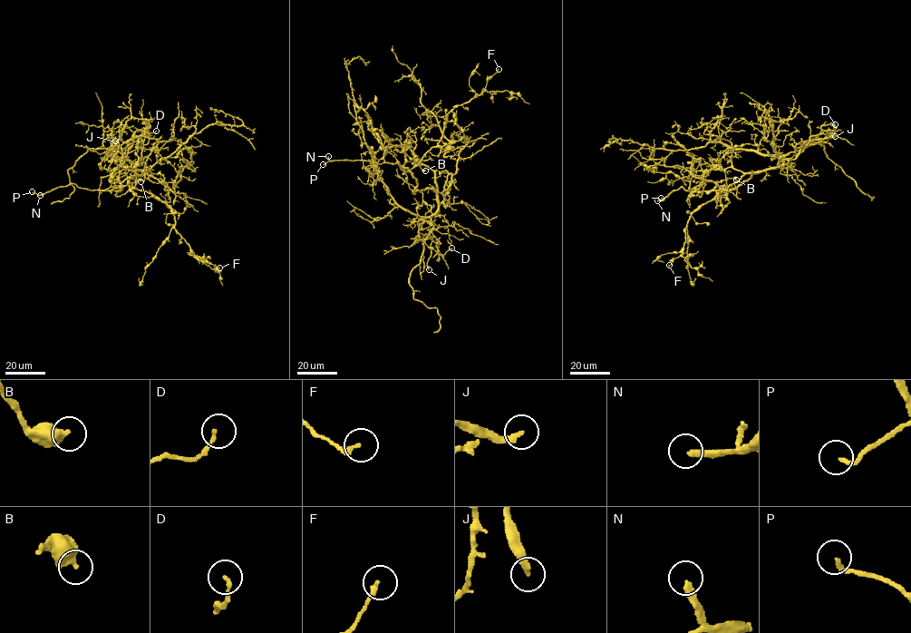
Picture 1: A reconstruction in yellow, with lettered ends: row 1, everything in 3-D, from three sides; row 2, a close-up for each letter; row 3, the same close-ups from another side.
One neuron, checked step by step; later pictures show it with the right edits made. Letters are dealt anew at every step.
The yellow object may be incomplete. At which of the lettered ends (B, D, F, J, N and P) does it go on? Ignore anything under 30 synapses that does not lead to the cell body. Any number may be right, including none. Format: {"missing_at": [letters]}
{"missing_at": ["J", "N", "P"]}

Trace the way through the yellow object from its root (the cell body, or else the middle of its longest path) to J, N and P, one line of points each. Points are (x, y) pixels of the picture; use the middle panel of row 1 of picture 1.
J: (402, 149), (402, 145), (409, 147), (434, 175), (438, 209), (428, 233), (432, 239), (429, 269)
N: (402, 149), (400, 145), (386, 146), (384, 161), (380, 164), (363, 160), (330, 160), (328, 156)
P: (402, 149), (400, 145), (386, 146), (384, 161), (380, 164), (340, 160), (323, 164)

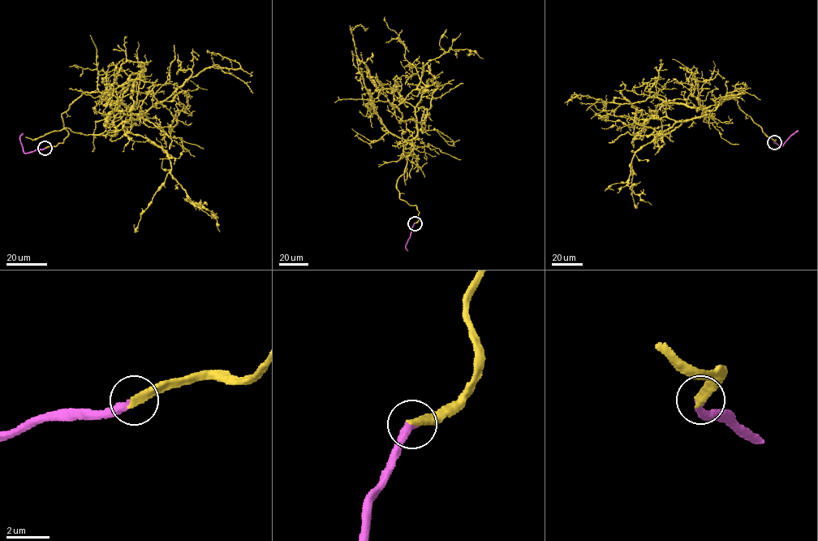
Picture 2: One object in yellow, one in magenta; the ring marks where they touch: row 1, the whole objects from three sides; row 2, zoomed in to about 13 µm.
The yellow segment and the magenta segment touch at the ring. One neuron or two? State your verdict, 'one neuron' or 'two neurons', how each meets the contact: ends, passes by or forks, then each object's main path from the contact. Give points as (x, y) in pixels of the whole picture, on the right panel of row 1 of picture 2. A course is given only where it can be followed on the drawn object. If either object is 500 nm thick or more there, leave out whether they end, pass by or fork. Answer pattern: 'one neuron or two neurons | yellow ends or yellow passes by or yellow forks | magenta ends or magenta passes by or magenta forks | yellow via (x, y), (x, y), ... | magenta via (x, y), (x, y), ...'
one neuron | yellow ends | magenta ends | yellow via (774, 141), (734, 98), (676, 122), (630, 164), (628, 185), (652, 205) | magenta via (774, 141), (782, 145), (798, 130)

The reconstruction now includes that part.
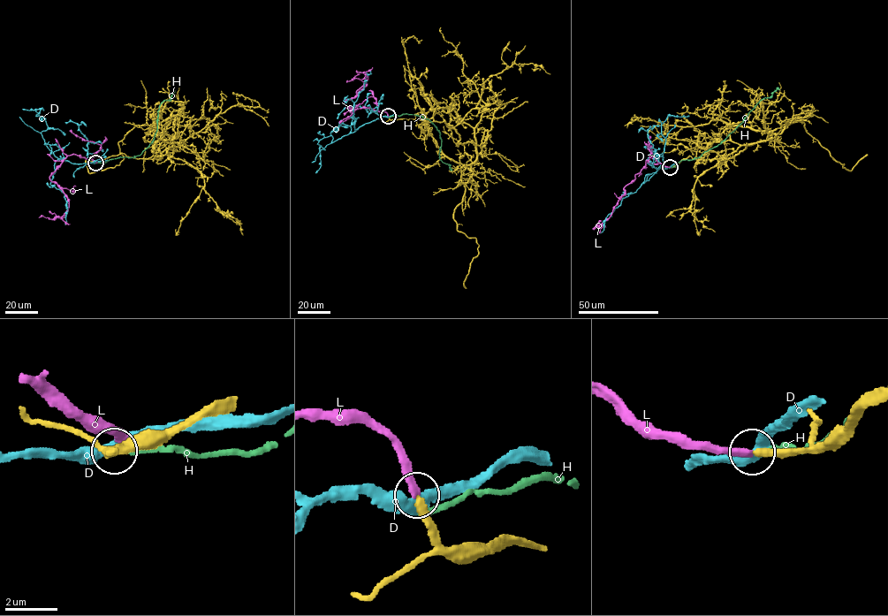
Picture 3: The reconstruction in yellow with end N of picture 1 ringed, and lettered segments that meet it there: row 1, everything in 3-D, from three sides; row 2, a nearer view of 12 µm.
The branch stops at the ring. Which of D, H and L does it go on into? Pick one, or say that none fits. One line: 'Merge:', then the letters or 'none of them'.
Merge: L

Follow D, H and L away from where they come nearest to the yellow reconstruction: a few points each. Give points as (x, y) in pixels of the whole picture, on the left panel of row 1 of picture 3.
D: (95, 163), (77, 163), (59, 159), (56, 162), (50, 185), (64, 193), (67, 211), (65, 224)
H: (95, 163), (134, 157), (142, 153), (148, 147), (157, 129), (159, 107), (164, 100), (170, 100), (174, 92)
L: (95, 163), (75, 155), (64, 159), (49, 178), (67, 199), (68, 208), (62, 217), (39, 217)

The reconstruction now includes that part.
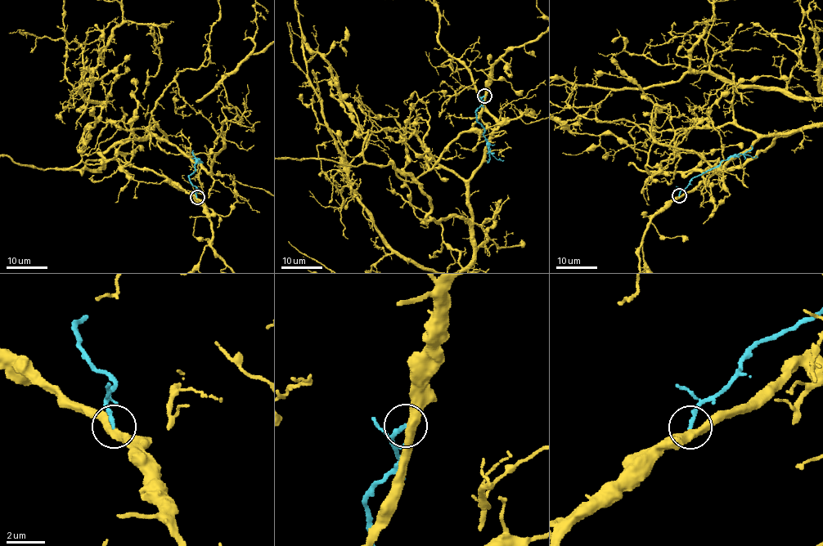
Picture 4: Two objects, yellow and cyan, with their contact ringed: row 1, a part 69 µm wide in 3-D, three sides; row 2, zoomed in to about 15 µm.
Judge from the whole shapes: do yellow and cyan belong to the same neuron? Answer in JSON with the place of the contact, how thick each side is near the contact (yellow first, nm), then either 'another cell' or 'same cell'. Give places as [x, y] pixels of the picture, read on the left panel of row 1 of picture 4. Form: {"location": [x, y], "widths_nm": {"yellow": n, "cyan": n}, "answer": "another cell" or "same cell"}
{"location": [197, 197], "widths_nm": {"yellow": 420, "cyan": 200}, "answer": "another cell"}

